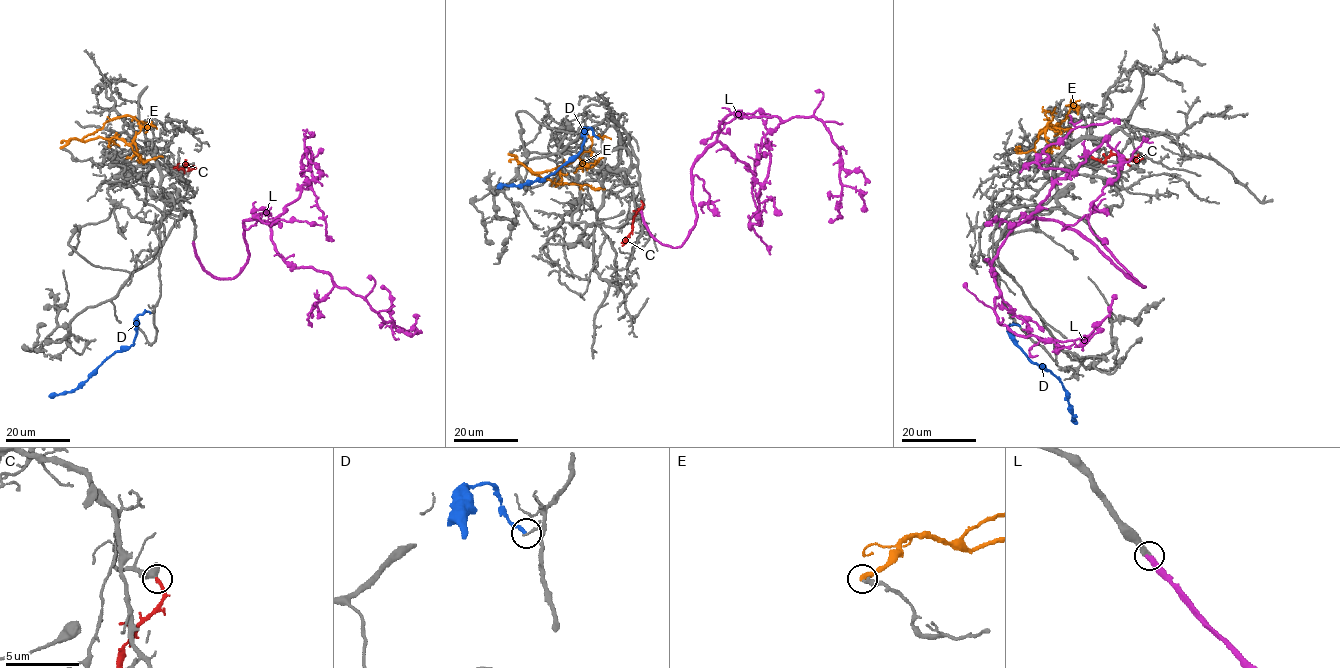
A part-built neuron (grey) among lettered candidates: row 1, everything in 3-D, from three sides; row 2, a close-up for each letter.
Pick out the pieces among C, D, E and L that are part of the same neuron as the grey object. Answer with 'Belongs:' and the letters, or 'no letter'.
Belongs: C, L

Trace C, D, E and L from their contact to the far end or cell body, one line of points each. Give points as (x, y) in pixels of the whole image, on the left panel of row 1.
C: (193, 165), (191, 169), (185, 164), (178, 169), (174, 166)
D: (150, 313), (144, 311), (137, 317), (133, 344), (115, 351), (75, 389), (49, 396)
E: (60, 148), (71, 139), (123, 139), (144, 162), (163, 156)
L: (193, 242), (209, 274), (232, 278), (244, 221), (265, 220), (283, 259), (391, 326), (381, 286)

